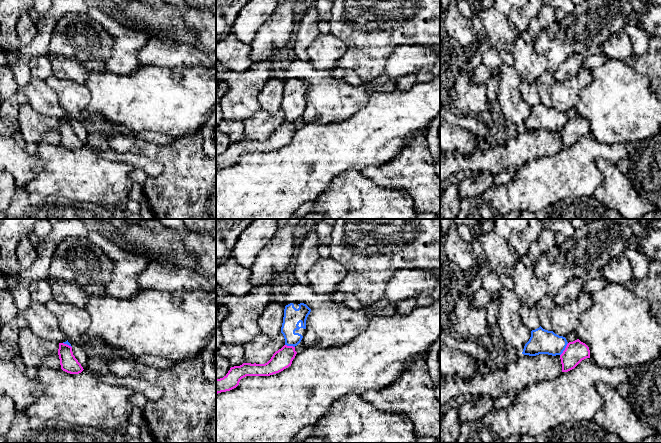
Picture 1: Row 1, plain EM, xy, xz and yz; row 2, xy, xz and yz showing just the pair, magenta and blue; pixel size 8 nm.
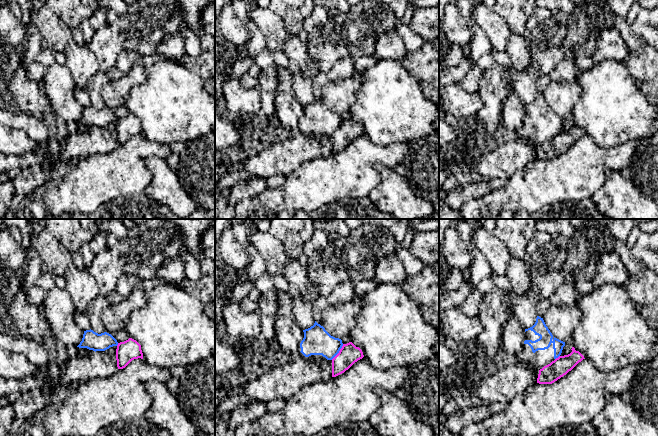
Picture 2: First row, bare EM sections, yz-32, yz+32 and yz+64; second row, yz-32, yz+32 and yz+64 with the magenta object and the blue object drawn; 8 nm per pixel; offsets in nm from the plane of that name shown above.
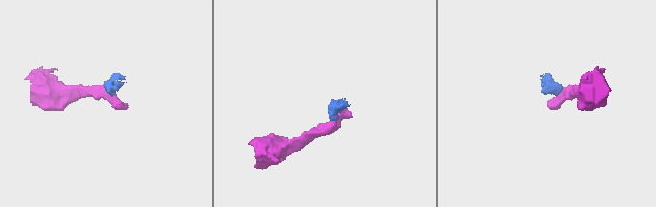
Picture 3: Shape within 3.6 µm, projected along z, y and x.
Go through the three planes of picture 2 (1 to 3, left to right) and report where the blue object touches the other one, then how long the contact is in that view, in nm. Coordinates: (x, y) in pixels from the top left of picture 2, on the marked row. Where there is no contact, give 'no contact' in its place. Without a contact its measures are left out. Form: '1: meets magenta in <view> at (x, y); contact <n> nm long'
1: meets magenta in yz-32 at (118, 344); contact 30 nm long
2: meets magenta in yz+32 at (339, 352); contact 160 nm long
3: meets magenta in yz+64 at (558, 357); contact 50 nm long

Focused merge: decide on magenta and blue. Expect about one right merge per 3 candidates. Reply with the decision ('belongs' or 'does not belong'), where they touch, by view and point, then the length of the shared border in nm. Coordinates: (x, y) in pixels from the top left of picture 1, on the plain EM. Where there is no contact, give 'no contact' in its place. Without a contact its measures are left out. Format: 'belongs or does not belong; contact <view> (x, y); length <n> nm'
does not belong; contact yz (565, 125); length 120 nm

